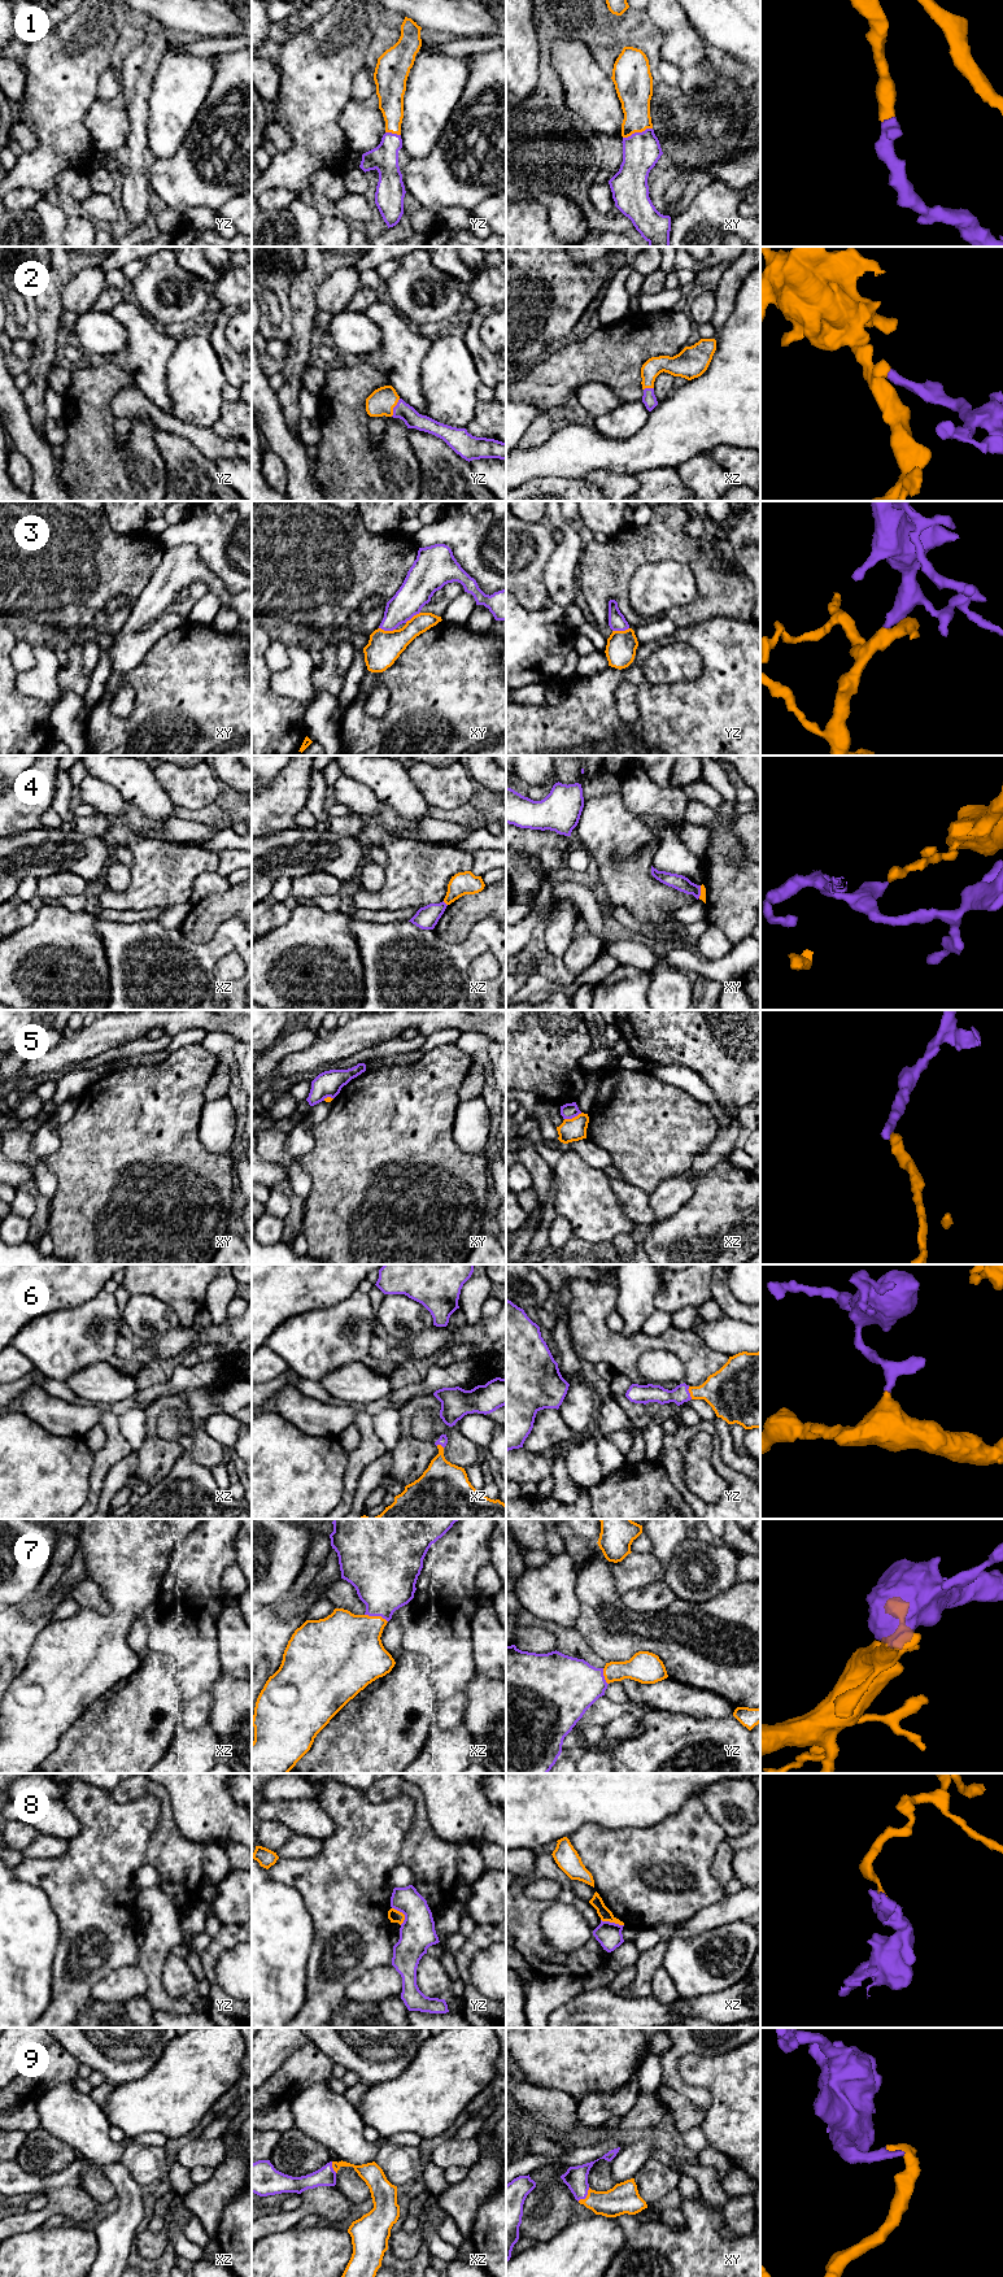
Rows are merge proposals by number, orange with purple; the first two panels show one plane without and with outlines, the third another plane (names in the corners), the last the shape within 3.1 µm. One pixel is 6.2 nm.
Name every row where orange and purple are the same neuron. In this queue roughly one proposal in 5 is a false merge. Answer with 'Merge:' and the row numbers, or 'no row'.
Merge: 1, 2, 3, 6, 7, 9

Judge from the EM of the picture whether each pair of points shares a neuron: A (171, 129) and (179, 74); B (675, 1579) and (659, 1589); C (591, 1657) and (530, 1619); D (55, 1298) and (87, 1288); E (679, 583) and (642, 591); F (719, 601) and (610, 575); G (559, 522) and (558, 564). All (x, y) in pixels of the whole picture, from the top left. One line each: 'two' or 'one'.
A: one
B: two
C: one
D: one
E: one
F: one
G: one

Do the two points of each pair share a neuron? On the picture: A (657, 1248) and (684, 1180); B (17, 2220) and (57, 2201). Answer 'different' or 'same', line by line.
A: different
B: same

